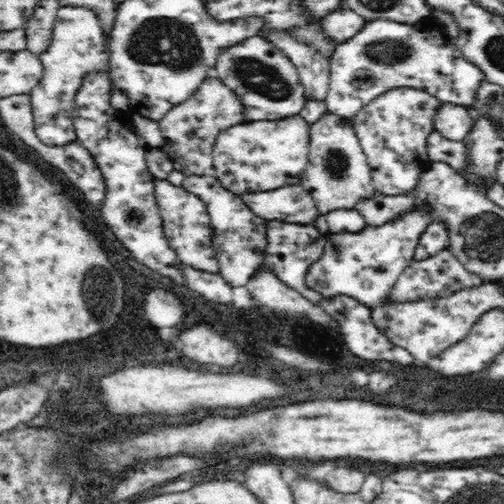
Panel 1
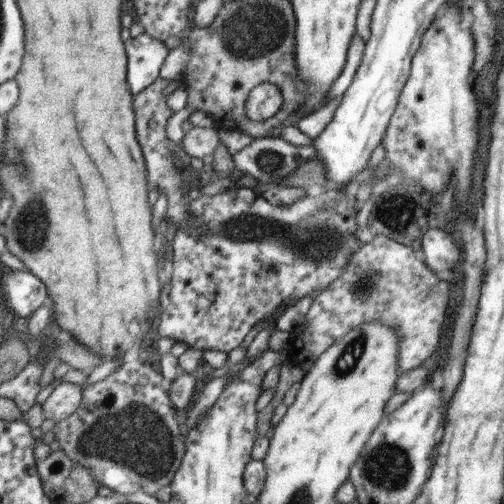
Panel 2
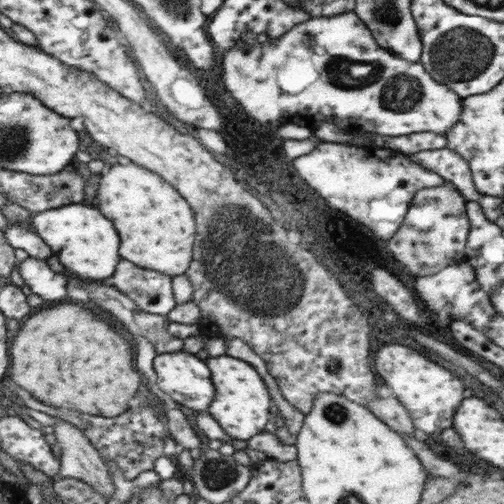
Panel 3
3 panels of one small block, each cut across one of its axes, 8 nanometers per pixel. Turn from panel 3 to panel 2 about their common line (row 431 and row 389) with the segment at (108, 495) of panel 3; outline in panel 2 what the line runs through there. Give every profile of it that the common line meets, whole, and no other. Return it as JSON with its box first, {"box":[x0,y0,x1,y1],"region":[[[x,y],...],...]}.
{"box":[41,384,81,424],"region":[[[59,384],[51,390],[51,394],[47,396],[47,400],[41,404],[43,410],[43,418],[45,420],[53,420],[55,424],[69,418],[79,402],[81,402],[81,386],[77,384]]]}

